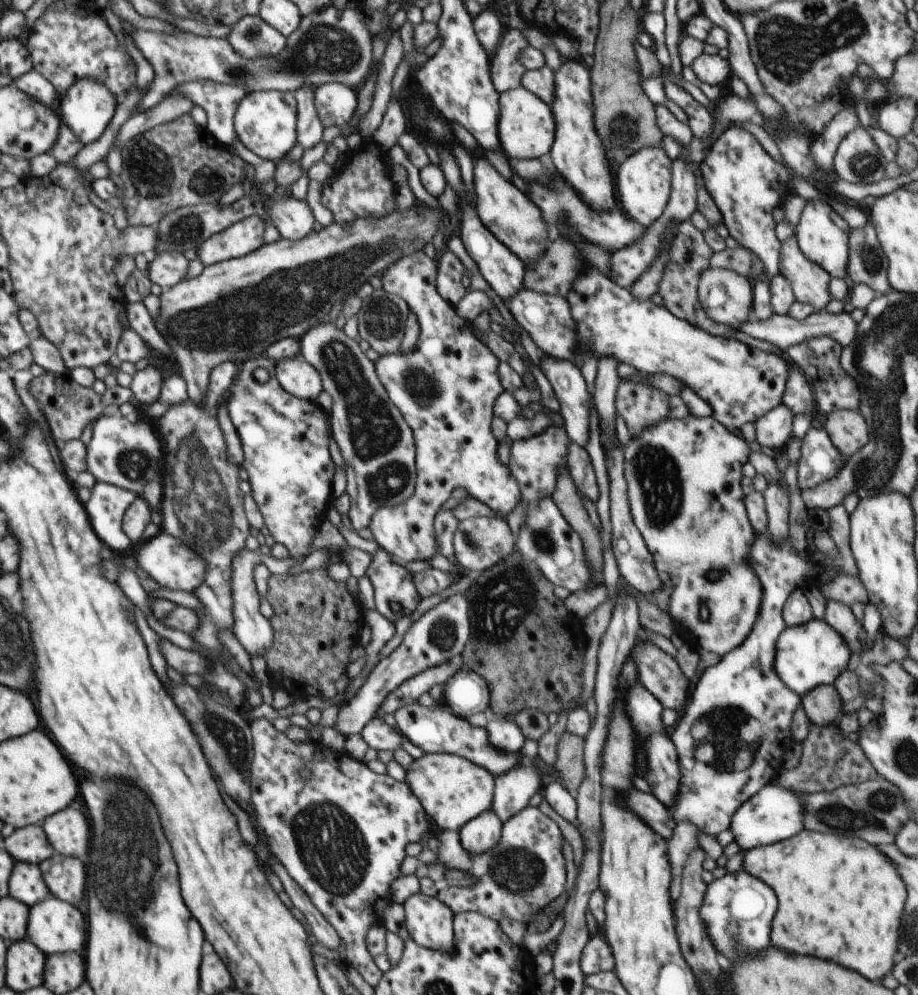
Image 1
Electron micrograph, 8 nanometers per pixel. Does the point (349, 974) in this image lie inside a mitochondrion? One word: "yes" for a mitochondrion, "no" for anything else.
no

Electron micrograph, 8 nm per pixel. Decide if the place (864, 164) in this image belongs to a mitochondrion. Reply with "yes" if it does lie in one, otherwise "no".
yes

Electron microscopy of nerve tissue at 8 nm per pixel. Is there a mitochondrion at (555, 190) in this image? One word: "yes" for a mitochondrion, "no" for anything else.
yes

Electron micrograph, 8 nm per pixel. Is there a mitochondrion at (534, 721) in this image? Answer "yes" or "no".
no

